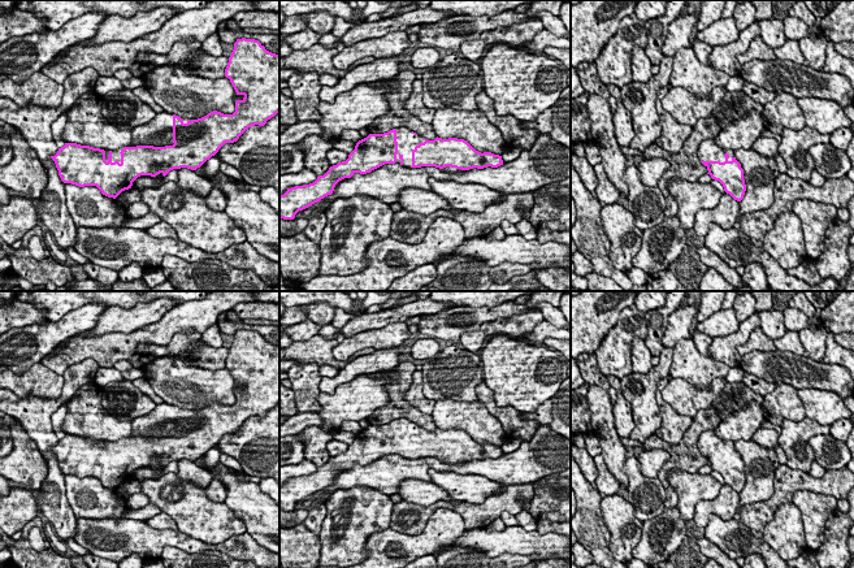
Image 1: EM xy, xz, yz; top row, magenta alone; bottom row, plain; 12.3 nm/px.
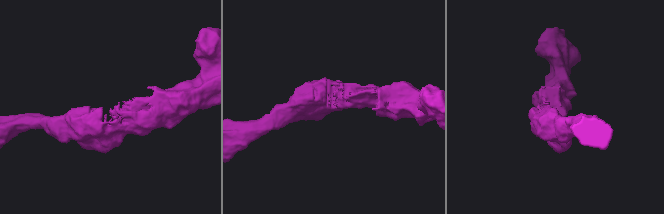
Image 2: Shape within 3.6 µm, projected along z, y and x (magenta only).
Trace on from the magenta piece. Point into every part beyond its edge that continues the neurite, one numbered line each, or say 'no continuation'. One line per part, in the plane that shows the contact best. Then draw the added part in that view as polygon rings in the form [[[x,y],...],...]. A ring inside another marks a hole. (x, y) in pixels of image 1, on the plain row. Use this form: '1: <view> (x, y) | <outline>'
1: xy (159, 423) | [[[161,403],[147,415],[139,416],[131,421],[133,434],[129,438],[173,437],[173,406]]]

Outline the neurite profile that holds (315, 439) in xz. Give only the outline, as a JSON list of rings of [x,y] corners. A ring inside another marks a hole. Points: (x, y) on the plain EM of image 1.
[[[307,426],[298,433],[298,439],[304,443],[303,459],[315,463],[317,468],[324,467],[329,461],[330,454],[326,445],[334,438],[320,426]]]

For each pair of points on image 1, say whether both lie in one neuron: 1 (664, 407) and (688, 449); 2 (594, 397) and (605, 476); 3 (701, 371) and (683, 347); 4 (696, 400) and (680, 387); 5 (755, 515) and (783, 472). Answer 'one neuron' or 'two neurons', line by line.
1: two neurons
2: two neurons
3: one neuron
4: one neuron
5: one neuron

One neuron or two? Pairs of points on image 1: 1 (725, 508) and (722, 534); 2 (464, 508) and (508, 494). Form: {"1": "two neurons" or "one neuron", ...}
{"1": "two neurons", "2": "one neuron"}

